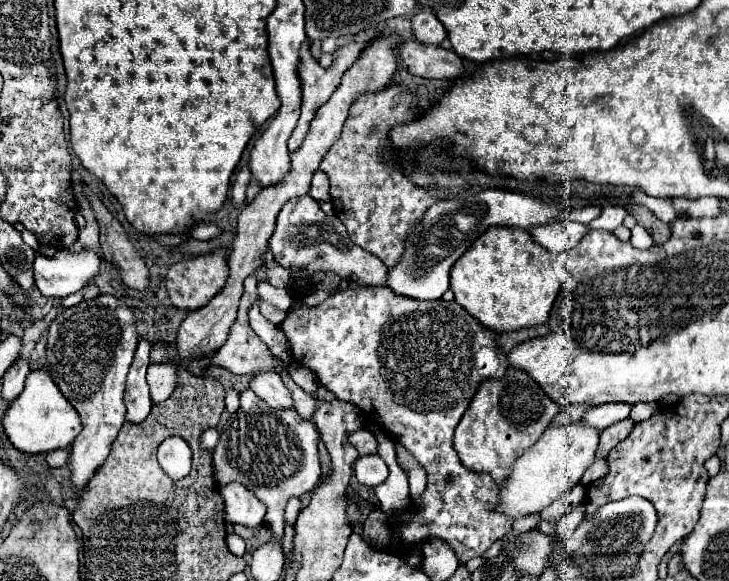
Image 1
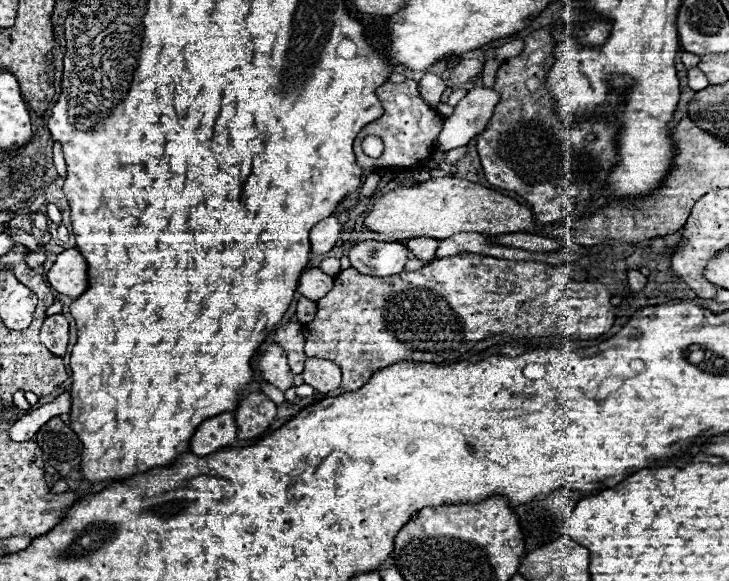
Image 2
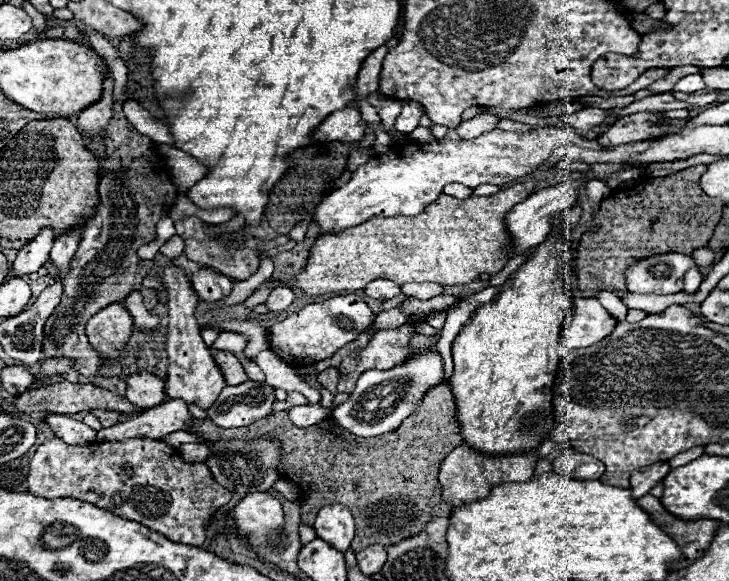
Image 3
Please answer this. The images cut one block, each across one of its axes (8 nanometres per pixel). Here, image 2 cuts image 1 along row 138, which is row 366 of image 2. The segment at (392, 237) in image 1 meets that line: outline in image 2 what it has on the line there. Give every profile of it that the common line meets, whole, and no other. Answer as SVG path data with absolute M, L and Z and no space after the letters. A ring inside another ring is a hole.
M458 254L452 258L440 258L434 260L430 264L426 264L420 270L414 272L400 272L394 276L386 276L386 278L374 278L374 276L366 276L356 272L354 268L342 270L336 280L334 280L334 288L322 298L318 300L318 312L316 318L304 326L304 336L306 336L306 356L312 358L324 358L324 360L332 360L340 370L342 370L342 384L340 388L344 392L352 392L362 388L370 376L386 366L392 366L396 362L452 362L462 354L462 346L464 344L474 344L480 340L486 340L494 334L514 334L516 338L534 338L534 336L576 336L578 340L594 340L602 334L606 334L614 322L614 306L612 306L612 294L608 292L608 288L600 282L574 282L568 276L564 276L560 270L542 264L542 262L514 262L514 260L498 260L498 258L490 258L490 256L480 256L480 254Z

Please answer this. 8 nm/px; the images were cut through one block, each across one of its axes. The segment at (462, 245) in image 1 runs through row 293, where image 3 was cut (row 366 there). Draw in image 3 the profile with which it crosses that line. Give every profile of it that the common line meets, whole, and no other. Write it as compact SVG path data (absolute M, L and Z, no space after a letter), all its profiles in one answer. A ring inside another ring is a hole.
M420 352L390 370L366 370L360 374L350 398L332 410L332 418L362 438L374 438L396 430L412 412L432 386L444 382L444 360L438 352Z

